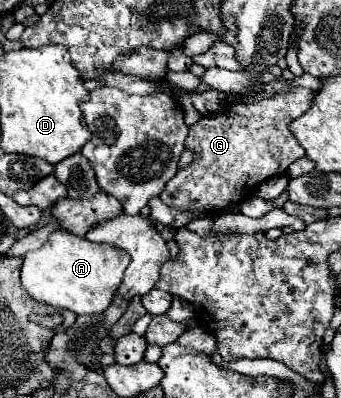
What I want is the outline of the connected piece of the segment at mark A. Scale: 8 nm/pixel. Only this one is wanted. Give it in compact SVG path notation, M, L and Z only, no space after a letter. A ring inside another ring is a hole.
M60 228L52 232L38 250L24 256L20 272L22 286L36 298L36 302L72 310L74 314L102 314L122 282L128 262L130 258L124 252L116 252L108 244L92 244L86 238Z

